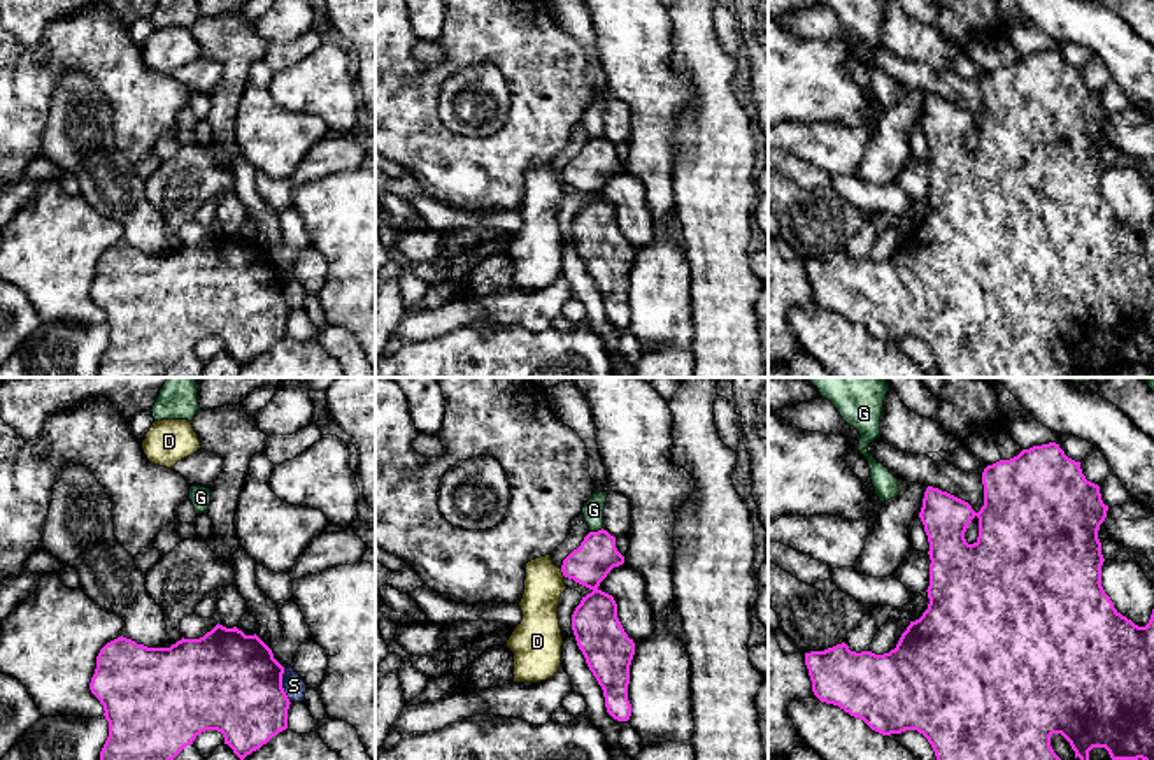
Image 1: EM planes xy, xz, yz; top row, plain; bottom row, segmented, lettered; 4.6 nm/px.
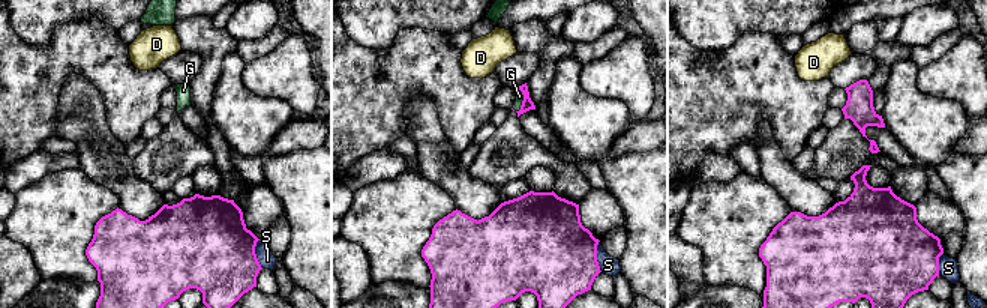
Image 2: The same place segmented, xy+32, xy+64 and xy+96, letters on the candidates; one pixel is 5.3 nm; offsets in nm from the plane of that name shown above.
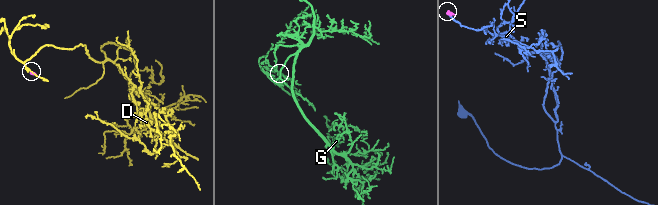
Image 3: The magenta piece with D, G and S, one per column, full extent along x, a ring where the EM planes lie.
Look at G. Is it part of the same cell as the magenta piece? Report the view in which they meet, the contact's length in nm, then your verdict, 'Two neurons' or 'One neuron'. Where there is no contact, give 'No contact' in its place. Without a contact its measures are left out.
Touches magenta in xz. Shared border 60 nm. Two neurons

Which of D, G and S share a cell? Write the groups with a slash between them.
D / G / S

